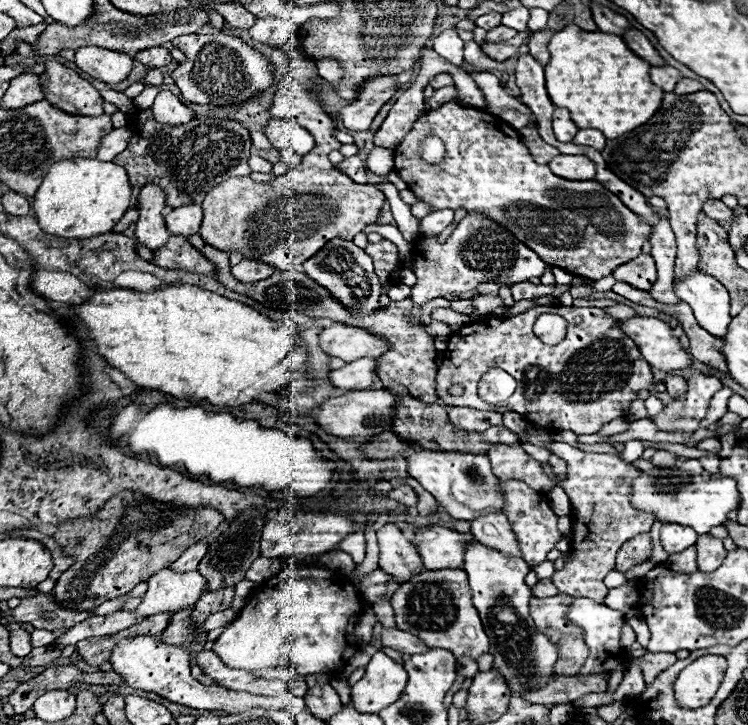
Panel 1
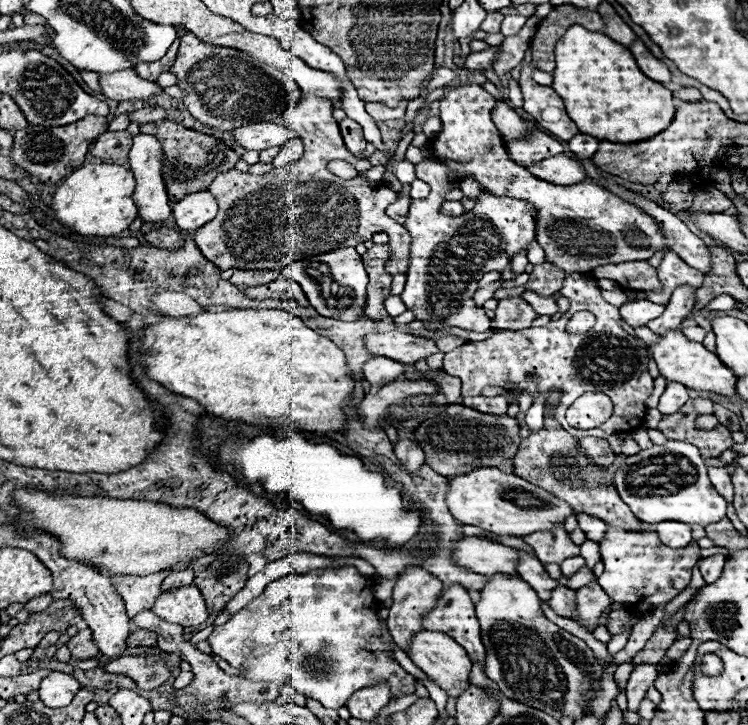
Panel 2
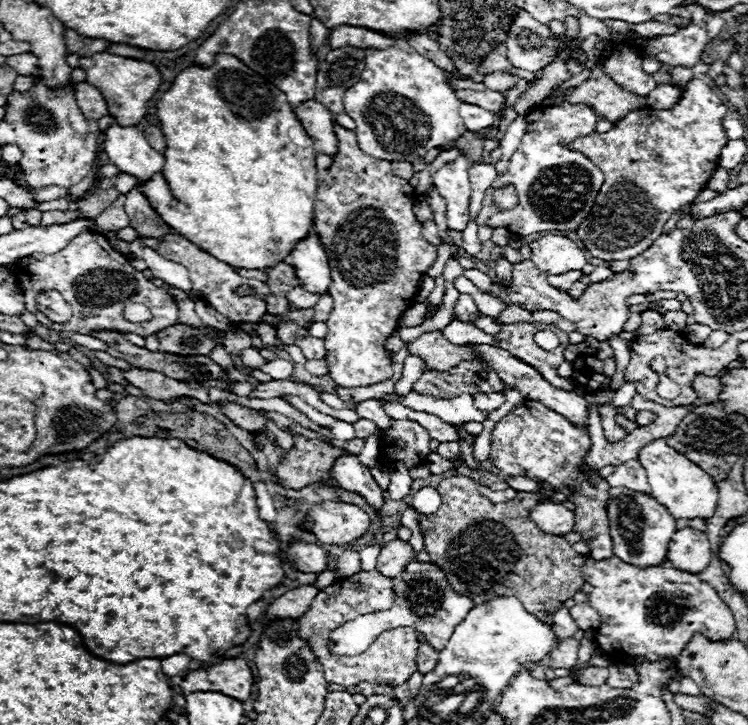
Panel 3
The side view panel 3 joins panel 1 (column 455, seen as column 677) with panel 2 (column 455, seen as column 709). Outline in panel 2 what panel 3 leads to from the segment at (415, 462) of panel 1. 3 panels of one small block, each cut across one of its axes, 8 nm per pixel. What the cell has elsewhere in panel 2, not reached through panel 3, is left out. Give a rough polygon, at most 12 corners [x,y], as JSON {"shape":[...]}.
{"shape":[[496,466],[450,476],[446,504],[494,534],[550,530],[574,512]]}

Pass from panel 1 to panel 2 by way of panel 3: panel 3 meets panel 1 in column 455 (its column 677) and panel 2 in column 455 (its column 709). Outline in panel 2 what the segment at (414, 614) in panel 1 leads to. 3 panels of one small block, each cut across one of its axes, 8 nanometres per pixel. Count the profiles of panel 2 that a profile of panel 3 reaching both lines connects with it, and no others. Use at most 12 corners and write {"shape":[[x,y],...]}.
{"shape":[[460,584],[424,618],[424,630],[448,632],[472,662],[484,662],[480,624]]}

